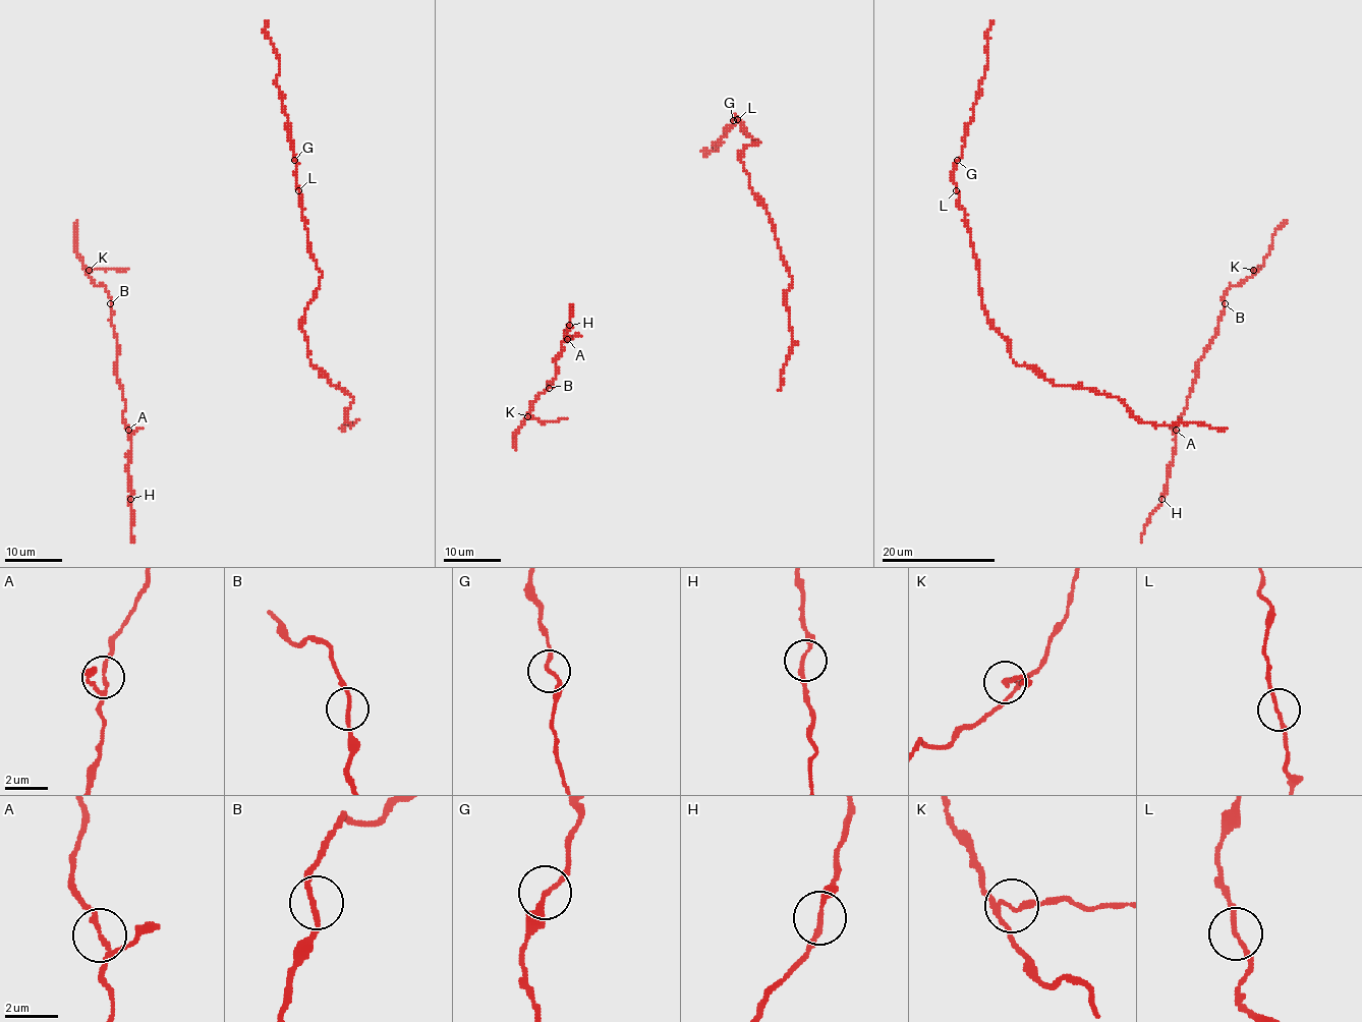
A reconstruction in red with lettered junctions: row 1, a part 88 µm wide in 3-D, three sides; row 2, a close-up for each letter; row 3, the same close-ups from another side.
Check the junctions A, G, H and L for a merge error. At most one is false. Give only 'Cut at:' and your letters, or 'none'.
Cut at: none

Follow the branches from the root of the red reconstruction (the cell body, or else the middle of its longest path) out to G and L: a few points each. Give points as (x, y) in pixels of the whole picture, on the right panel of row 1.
G: (1140, 420), (1117, 397), (1056, 385), (1013, 359), (981, 302), (978, 260), (957, 206), (957, 160)
L: (1140, 420), (1117, 397), (1056, 385), (1013, 359), (1010, 343), (981, 302), (978, 260), (956, 189)

